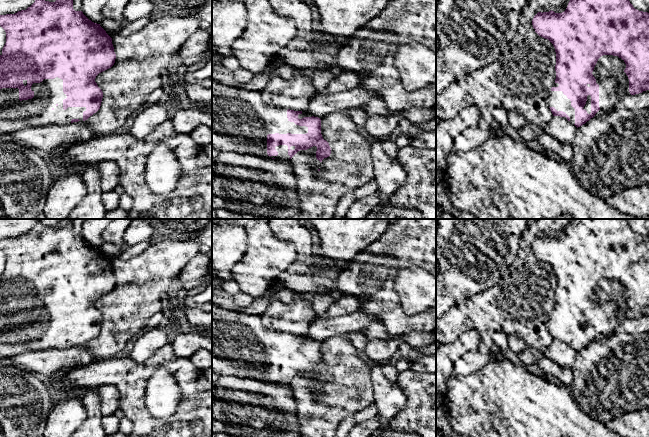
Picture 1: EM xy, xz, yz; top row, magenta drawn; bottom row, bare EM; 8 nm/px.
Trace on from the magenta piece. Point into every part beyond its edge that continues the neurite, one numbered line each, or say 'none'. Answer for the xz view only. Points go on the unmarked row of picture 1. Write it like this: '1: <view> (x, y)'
1: xz (241, 344)

